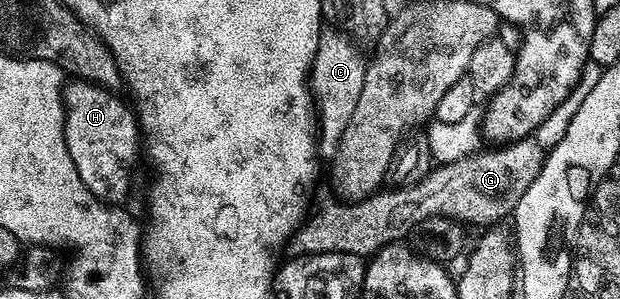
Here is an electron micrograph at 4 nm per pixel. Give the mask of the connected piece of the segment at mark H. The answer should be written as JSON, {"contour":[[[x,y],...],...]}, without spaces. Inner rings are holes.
{"contour":[[[72,78],[63,88],[63,132],[69,157],[73,157],[73,165],[77,165],[85,185],[95,195],[119,201],[127,191],[131,166],[141,155],[141,132],[128,100],[118,99],[111,91],[114,90],[90,79]]]}

